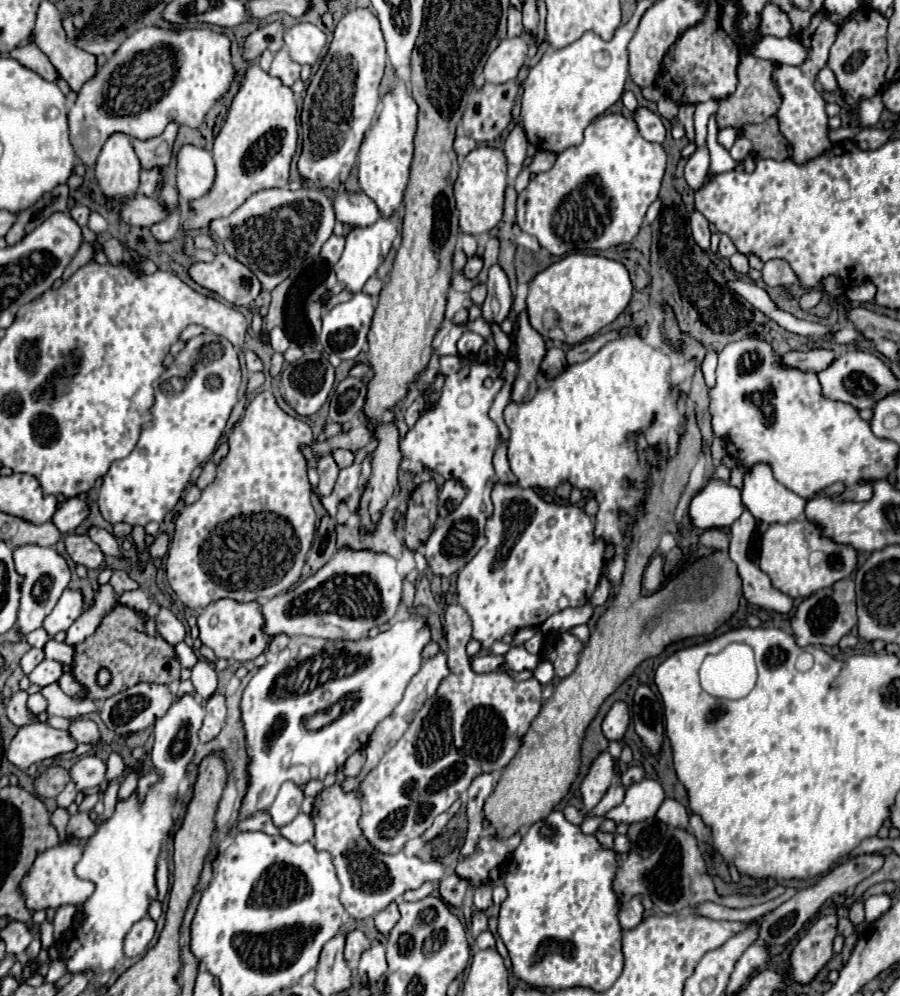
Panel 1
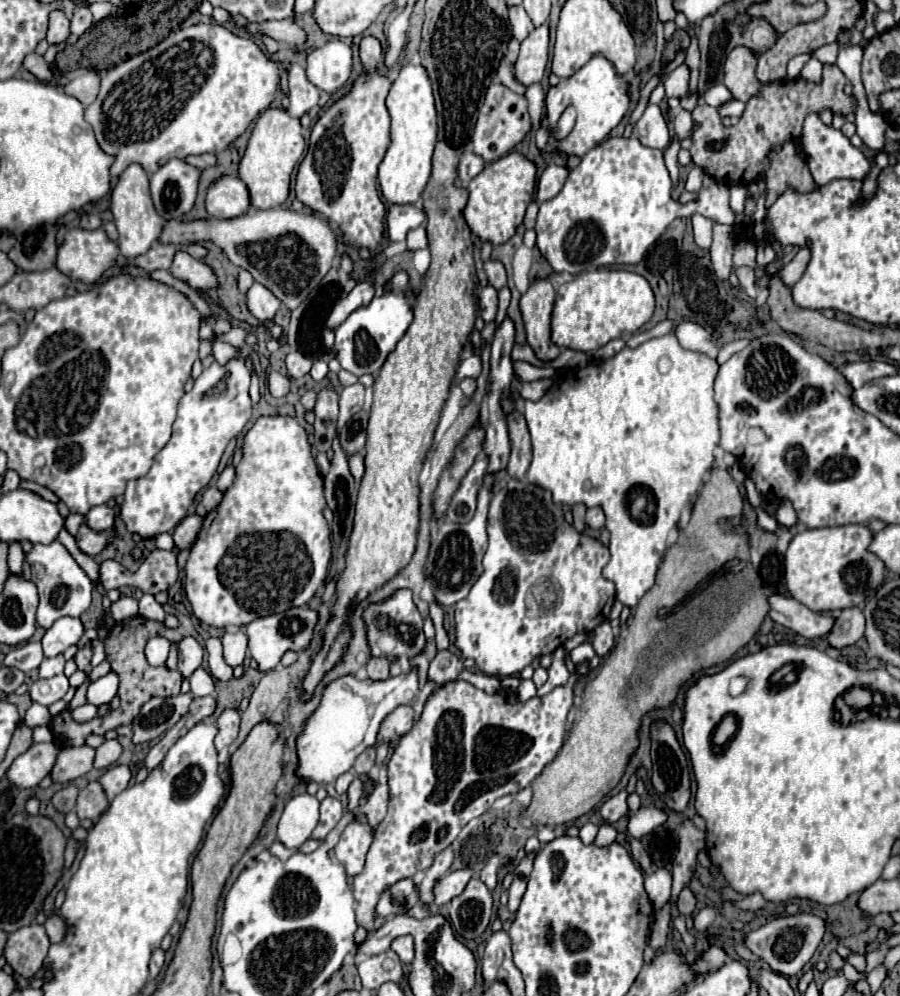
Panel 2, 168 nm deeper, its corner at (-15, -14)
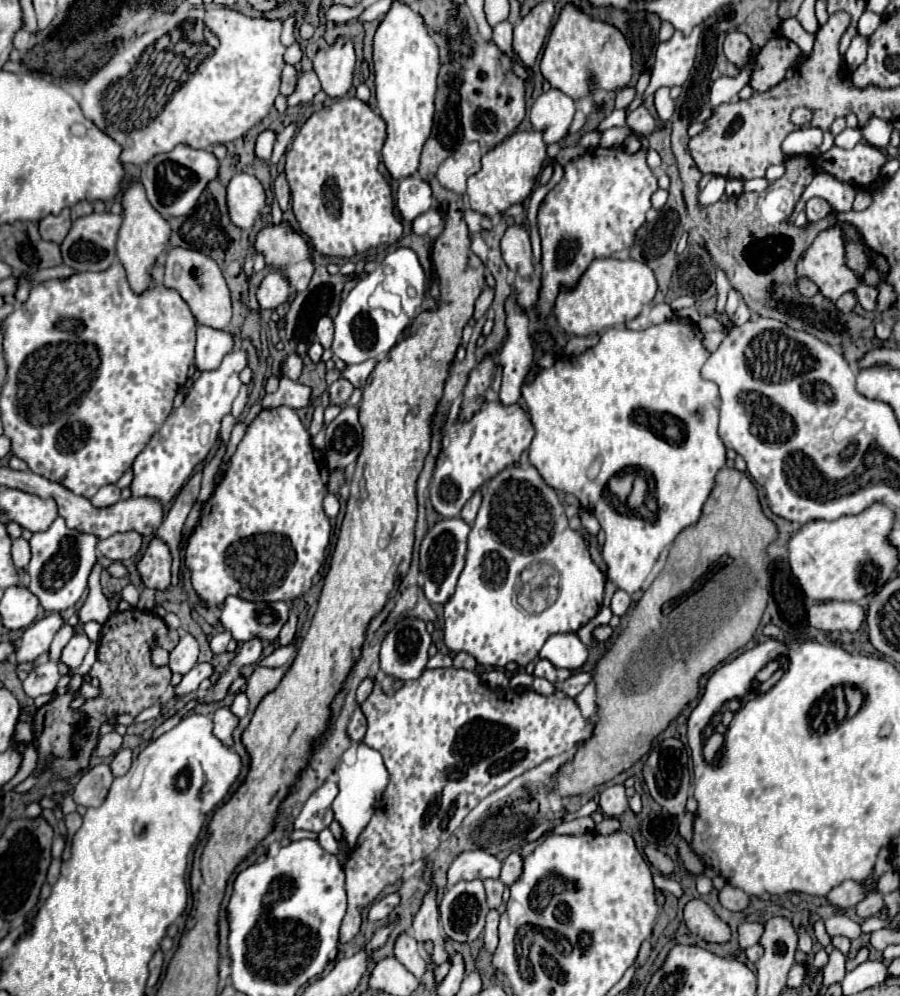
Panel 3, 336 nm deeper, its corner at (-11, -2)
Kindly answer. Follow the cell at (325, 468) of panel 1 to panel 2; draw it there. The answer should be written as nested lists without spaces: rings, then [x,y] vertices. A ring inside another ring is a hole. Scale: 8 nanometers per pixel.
[[[355,383],[351,387],[345,387],[339,399],[339,419],[337,419],[337,435],[345,427],[345,423],[351,419],[355,411],[361,409],[365,399],[365,387],[361,383]]]

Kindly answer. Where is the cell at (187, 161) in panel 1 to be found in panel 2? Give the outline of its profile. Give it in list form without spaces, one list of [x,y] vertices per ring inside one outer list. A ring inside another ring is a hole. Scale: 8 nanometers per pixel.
[[[231,175],[215,179],[207,189],[205,209],[211,217],[217,219],[231,219],[245,215],[251,209],[245,183],[239,177]]]

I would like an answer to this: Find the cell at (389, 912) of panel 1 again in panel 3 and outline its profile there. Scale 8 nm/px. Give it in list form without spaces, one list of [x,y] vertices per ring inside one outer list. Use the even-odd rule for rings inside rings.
[[[403,933],[397,943],[395,943],[395,957],[401,961],[401,965],[411,971],[417,979],[421,979],[425,975],[425,959],[421,957],[419,953],[419,945],[417,941],[413,939],[411,933]]]

